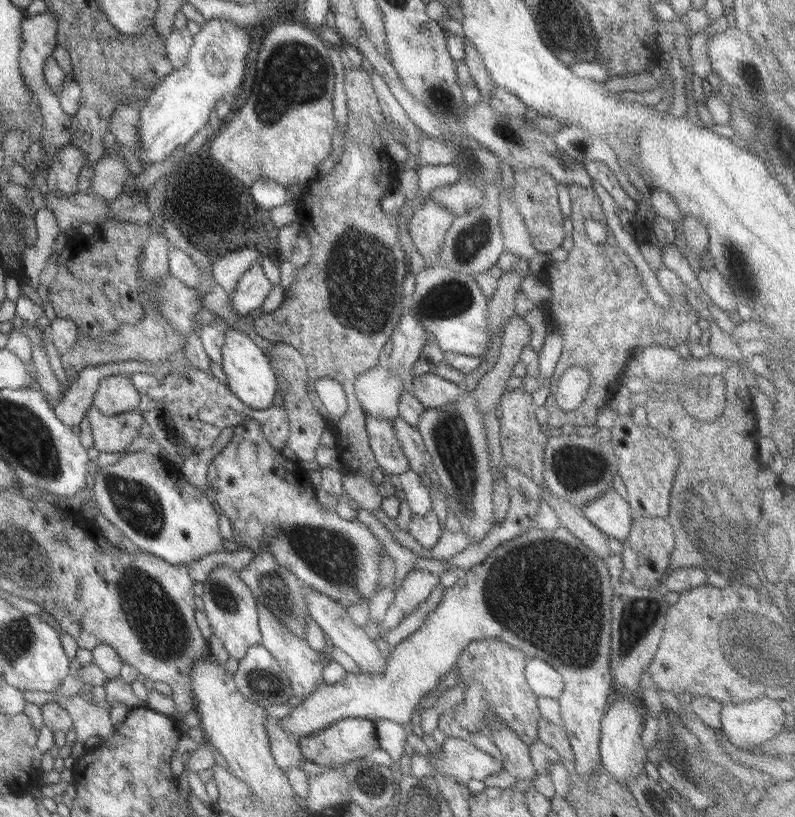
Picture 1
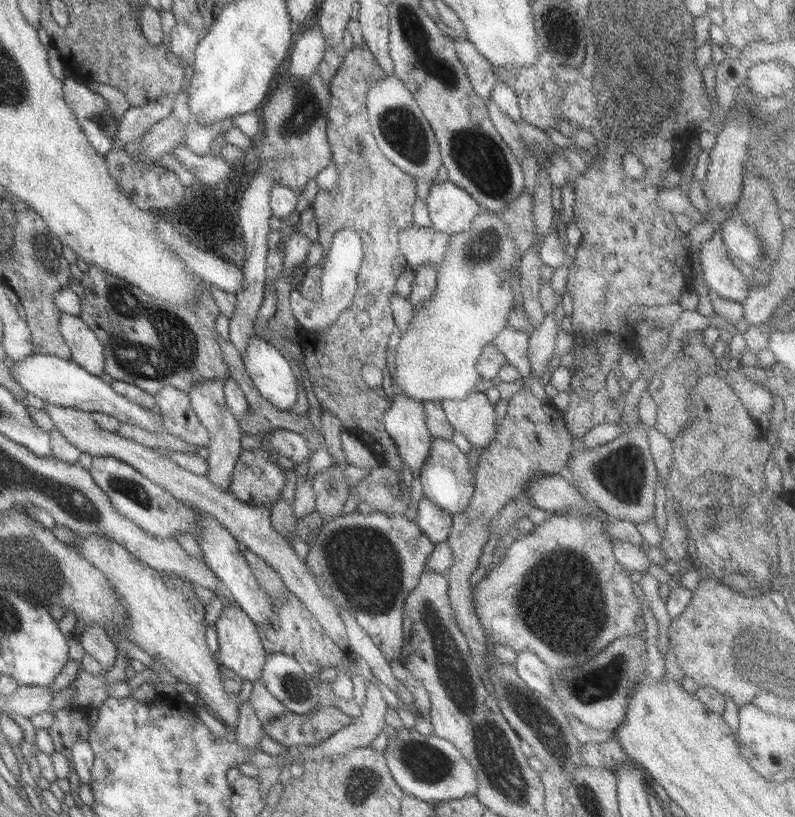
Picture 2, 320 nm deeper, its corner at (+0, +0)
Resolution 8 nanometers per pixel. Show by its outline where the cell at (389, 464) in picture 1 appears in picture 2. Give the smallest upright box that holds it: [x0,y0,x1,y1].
[380,392,432,476]

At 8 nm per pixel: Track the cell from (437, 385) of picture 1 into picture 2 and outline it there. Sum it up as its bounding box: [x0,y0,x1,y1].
[438,391,495,450]

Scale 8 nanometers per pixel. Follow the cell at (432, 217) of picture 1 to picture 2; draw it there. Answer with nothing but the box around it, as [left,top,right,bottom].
[424,180,483,235]

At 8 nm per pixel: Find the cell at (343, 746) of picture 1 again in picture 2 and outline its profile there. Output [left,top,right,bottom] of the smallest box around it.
[262,705,351,749]

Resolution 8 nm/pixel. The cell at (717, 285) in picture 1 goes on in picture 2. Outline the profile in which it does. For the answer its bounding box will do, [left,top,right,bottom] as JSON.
[699,234,748,303]

